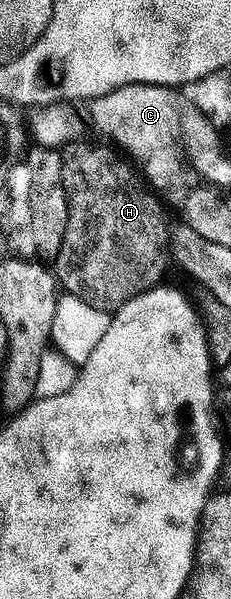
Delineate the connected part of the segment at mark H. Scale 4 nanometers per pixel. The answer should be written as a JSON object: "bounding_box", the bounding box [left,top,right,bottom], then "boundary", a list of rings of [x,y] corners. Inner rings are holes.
{"bounding_box":[55,141,171,312],"boundary":[[[87,141],[71,142],[60,151],[59,185],[65,189],[67,200],[67,232],[63,232],[55,259],[55,277],[64,293],[79,296],[79,300],[95,308],[112,312],[142,290],[152,290],[162,279],[171,228],[165,224],[166,207],[162,199],[148,185],[137,183],[138,171],[124,157],[117,158],[118,151],[112,145],[92,146]]]}

